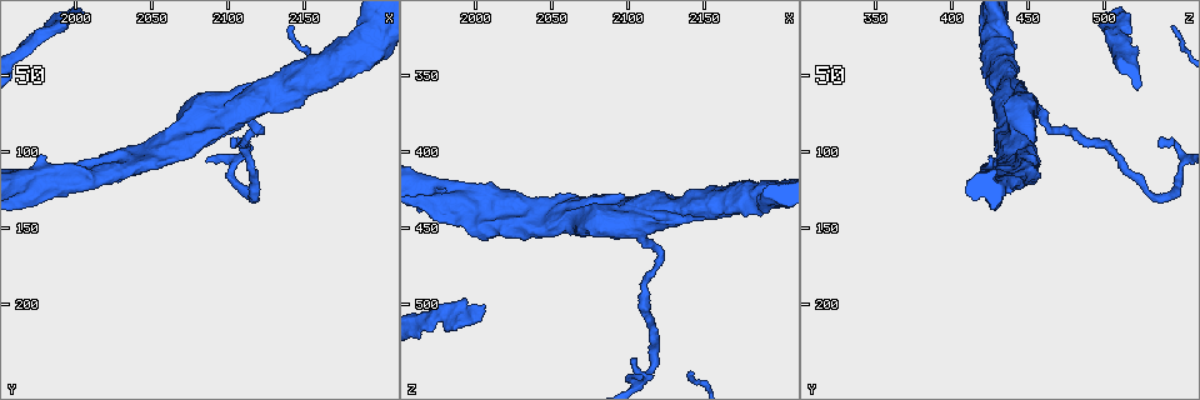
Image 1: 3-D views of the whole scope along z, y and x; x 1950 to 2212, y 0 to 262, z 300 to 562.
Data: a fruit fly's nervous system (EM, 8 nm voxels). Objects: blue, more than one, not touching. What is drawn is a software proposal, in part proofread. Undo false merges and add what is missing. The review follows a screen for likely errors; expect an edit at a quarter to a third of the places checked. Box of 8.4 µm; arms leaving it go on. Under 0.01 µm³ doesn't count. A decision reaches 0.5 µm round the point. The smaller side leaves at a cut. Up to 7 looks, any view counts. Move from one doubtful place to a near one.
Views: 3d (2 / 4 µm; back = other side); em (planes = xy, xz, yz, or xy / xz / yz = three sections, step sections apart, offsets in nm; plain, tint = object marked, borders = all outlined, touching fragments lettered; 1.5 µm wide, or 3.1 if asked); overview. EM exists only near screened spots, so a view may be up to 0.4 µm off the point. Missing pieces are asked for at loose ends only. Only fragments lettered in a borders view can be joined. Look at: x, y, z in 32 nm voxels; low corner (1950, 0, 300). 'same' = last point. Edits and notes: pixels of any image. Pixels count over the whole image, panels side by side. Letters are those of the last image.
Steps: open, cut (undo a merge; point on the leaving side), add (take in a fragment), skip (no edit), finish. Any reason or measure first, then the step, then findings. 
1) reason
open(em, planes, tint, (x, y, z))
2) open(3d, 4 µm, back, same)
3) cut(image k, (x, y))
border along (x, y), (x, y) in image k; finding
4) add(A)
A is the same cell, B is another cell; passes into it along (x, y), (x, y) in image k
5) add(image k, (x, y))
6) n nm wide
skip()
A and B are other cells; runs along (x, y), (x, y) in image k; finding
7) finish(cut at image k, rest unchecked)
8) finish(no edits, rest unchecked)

open(em, planes, borders, (1980, 102, 422))

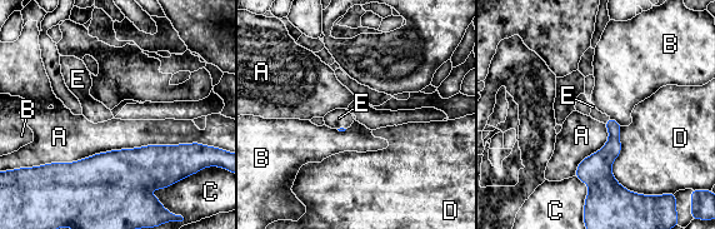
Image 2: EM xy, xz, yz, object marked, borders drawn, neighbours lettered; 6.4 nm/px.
A touches over 1000 nm
add(E)
E is the same cell, A, B, C and D are other cells; it goes on there

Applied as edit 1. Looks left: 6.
open(overview)

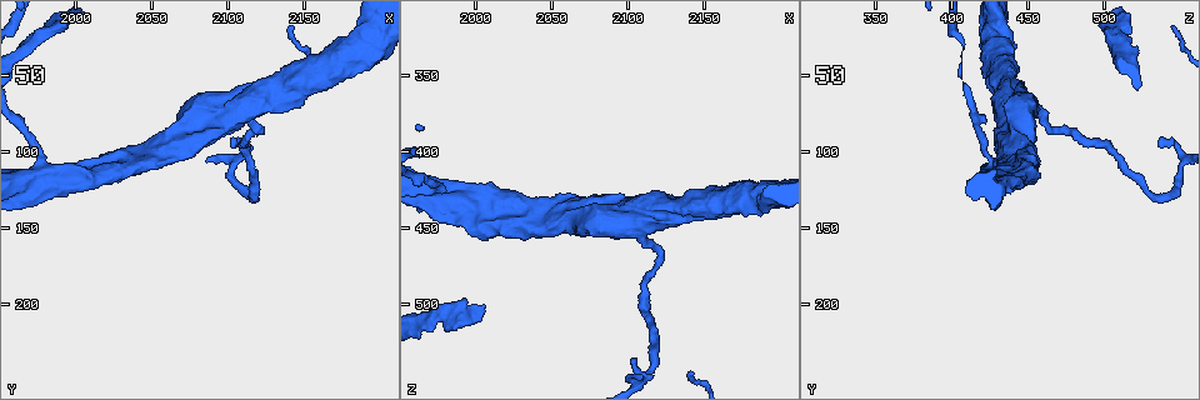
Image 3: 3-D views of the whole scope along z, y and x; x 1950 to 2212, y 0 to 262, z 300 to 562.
branch stops here
open(em, planes, borders, (2090, 90, 426))

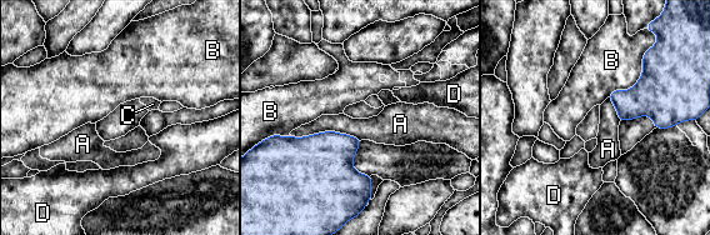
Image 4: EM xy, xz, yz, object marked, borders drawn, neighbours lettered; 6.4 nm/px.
A touches over 440 nm
skip()
A, B, C and D are other cells; border along (291, 135), (339, 131), (360, 140) in image 4; no lettered fragment goes on from it

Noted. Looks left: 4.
finish(add at image 2, rest unchecked)

